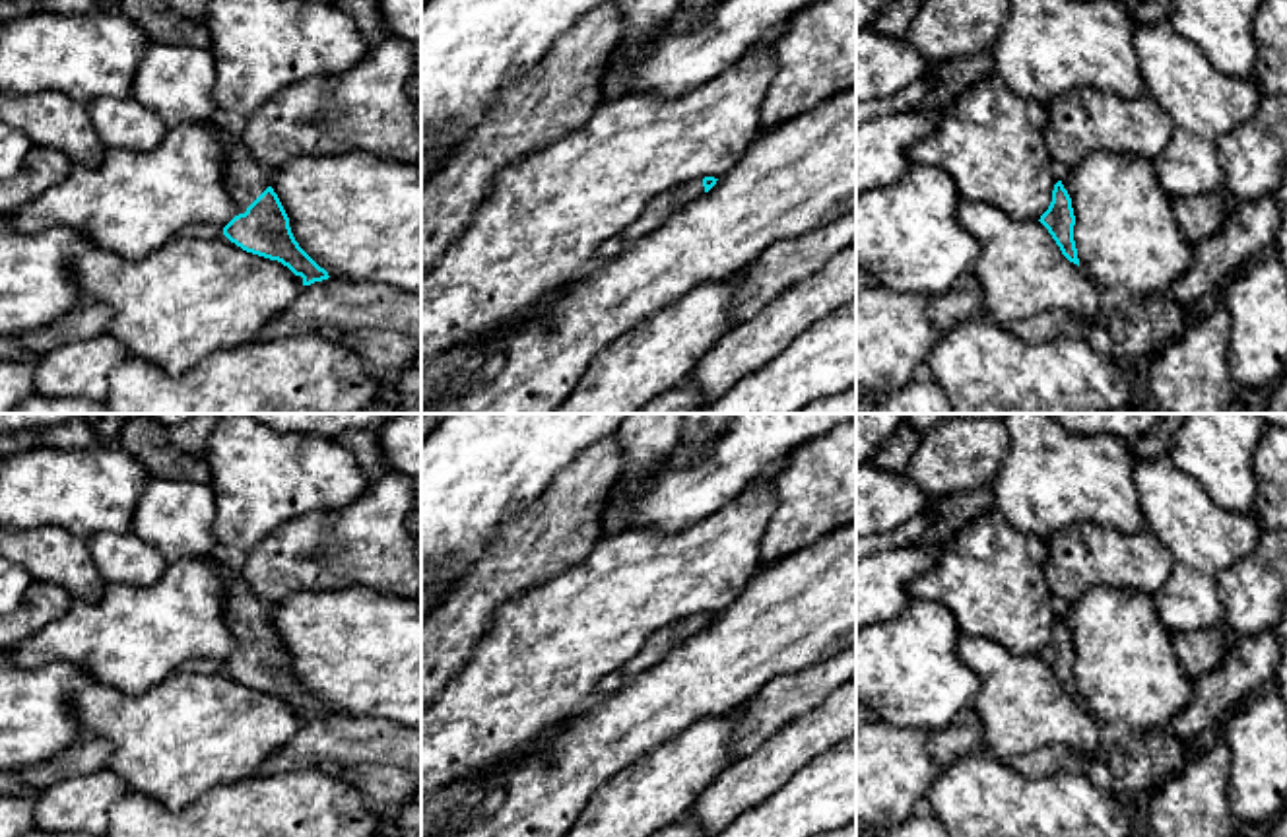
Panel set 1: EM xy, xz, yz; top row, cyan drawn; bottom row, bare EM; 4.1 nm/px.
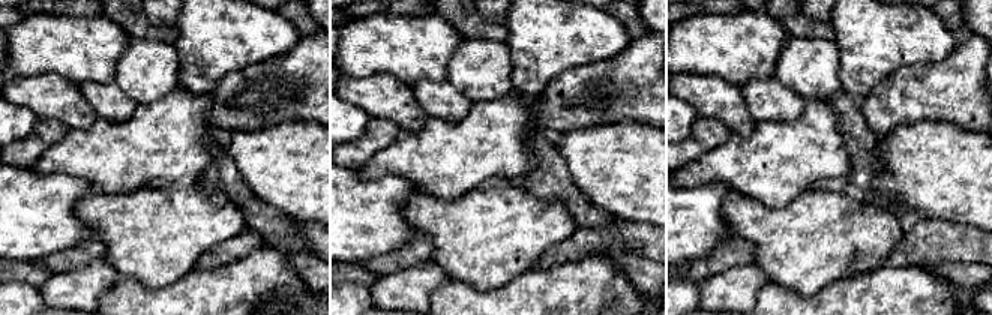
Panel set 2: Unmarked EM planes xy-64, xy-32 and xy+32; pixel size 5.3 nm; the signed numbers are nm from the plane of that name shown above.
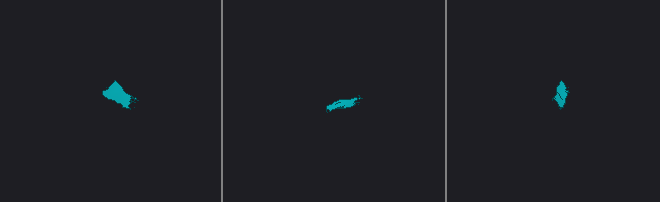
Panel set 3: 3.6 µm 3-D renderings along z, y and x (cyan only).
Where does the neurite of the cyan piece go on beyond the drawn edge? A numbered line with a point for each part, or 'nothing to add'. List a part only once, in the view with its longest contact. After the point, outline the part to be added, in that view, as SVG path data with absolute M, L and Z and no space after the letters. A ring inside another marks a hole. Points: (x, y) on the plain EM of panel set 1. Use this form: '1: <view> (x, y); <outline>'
1: xy (247, 614); M221 552L210 555L227 569L225 618L235 637L235 651L247 643L270 621L272 606L256 598L247 586L235 561L225 561Z

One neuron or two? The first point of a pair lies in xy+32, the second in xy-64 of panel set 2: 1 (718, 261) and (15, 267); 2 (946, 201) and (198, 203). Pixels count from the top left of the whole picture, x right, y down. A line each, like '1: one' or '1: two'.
1: two
2: two

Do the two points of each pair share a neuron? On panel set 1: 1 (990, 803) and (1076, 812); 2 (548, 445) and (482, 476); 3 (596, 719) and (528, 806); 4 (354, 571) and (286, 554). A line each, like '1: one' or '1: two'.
1: one
2: one
3: one
4: one

